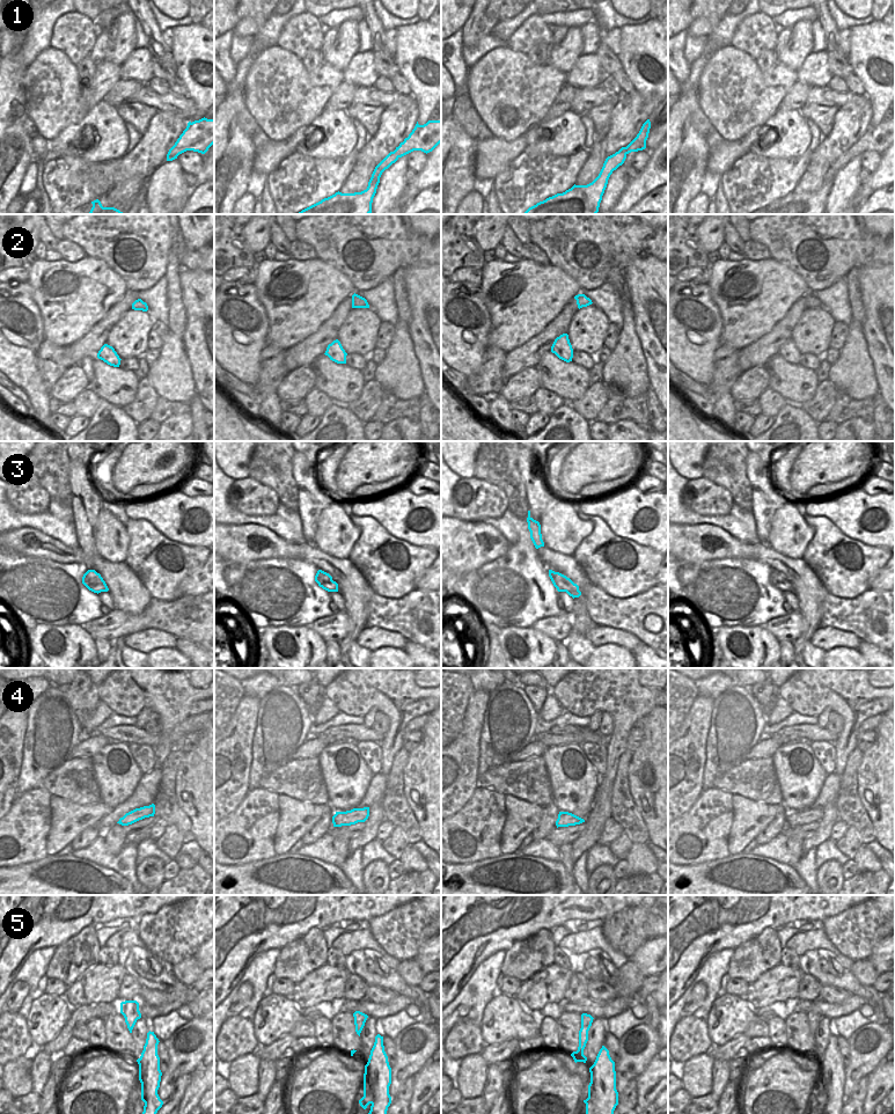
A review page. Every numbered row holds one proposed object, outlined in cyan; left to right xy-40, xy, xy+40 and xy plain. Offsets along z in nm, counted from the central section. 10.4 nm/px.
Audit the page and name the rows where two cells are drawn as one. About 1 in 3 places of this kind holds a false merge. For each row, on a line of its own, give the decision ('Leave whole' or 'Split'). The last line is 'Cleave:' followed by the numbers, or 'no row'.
1: Leave whole
2: Leave whole
3: Split
4: Leave whole
5: Leave whole
Cleave: 3

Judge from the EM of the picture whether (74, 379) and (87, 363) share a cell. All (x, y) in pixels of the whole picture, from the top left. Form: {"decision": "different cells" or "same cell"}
{"decision": "different cells"}

